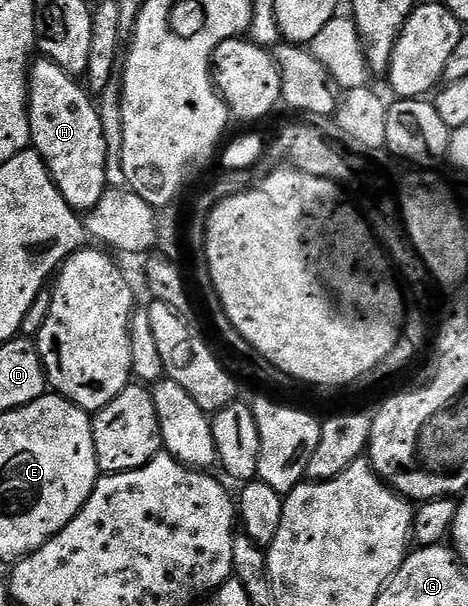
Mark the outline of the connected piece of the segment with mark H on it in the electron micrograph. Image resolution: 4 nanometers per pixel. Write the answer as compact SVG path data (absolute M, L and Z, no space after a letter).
M33 59L28 70L28 125L32 135L31 147L46 162L48 173L52 175L62 198L77 213L86 214L98 204L102 194L108 189L106 137L102 134L102 118L97 101L90 95L89 89L77 77L62 70L58 62Z

